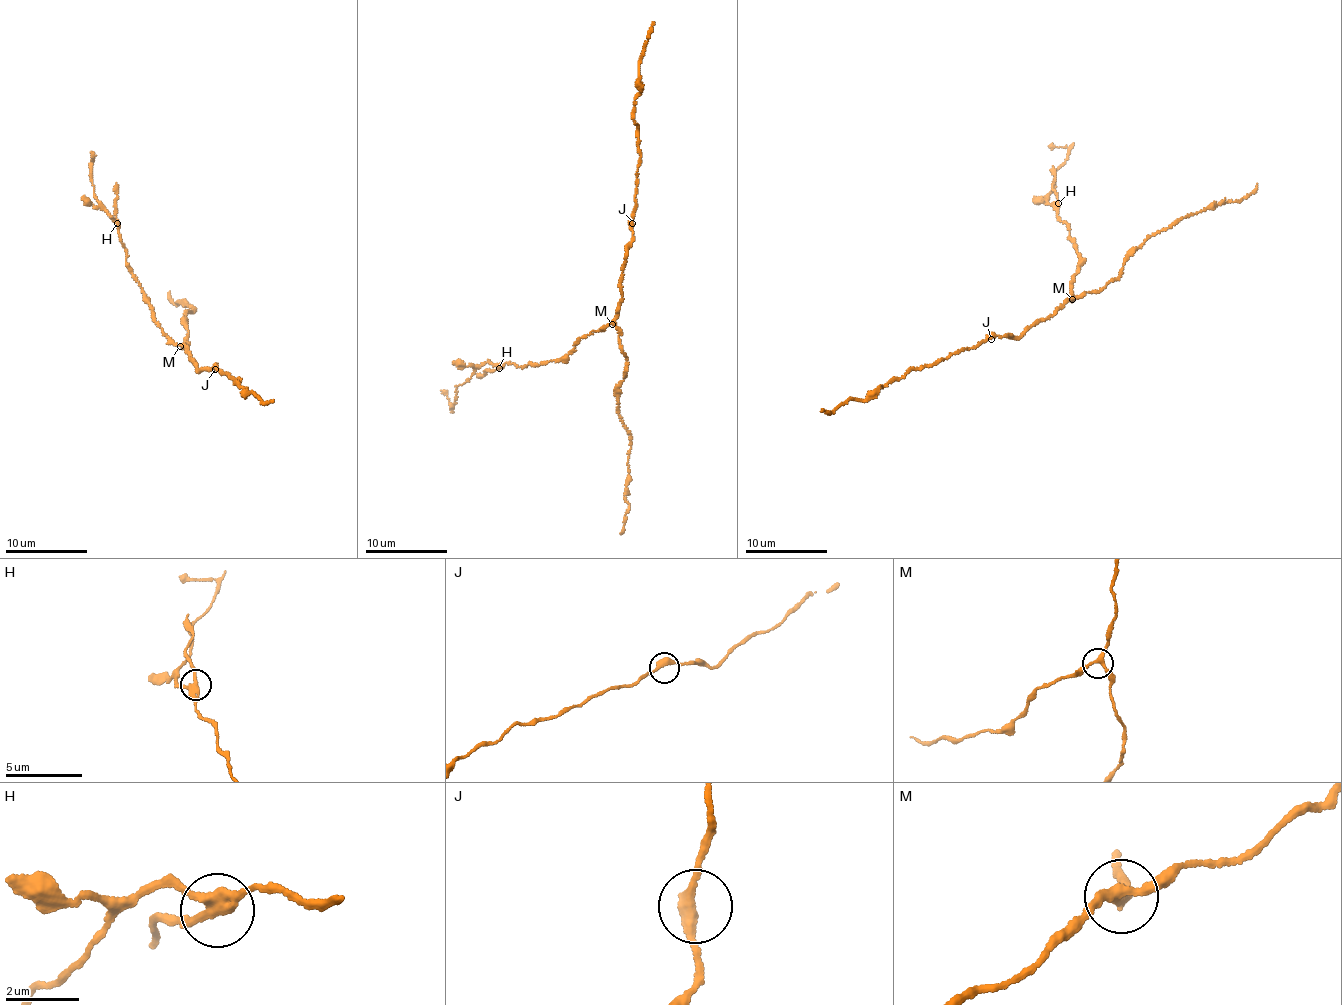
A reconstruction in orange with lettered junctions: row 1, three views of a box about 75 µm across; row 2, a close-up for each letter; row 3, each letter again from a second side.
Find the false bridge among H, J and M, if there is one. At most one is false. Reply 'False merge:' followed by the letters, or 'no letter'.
False merge: H

